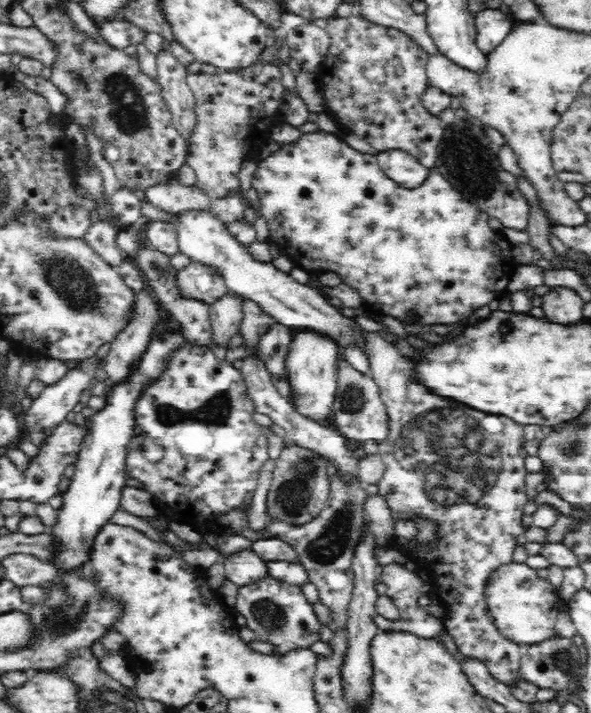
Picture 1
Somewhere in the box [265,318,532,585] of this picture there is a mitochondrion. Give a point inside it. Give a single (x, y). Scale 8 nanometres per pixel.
(421, 456)

